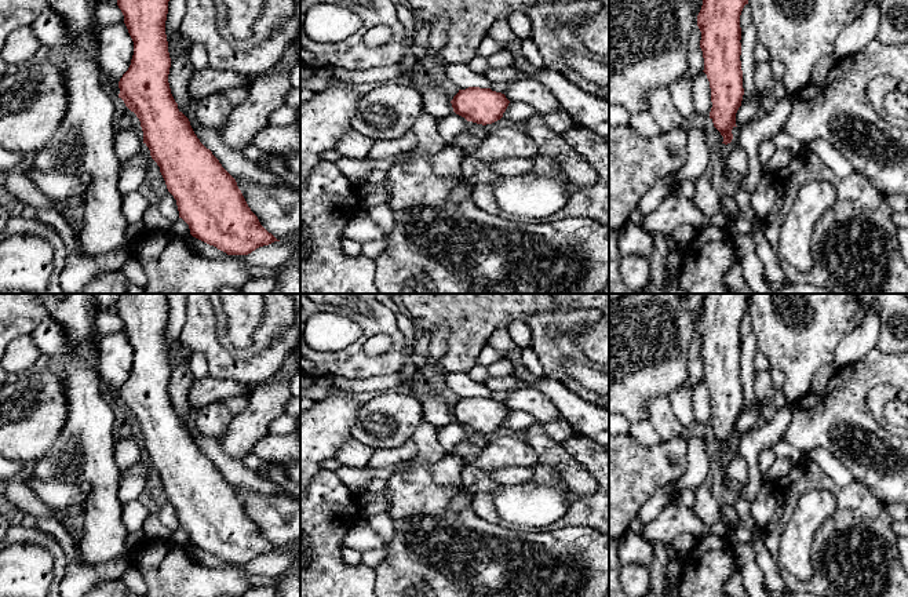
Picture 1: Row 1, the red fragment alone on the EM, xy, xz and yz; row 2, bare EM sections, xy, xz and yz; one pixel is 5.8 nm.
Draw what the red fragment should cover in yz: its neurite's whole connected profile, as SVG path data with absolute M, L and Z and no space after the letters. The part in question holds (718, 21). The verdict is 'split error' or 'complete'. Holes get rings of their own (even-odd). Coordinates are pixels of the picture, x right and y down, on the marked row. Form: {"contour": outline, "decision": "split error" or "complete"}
{"contour": "M703 0L697 15L703 72L711 88L710 119L725 145L733 139L732 130L737 127L736 113L744 95L740 15L745 4L748 0Z", "decision": "complete"}

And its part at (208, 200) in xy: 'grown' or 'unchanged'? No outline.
unchanged

